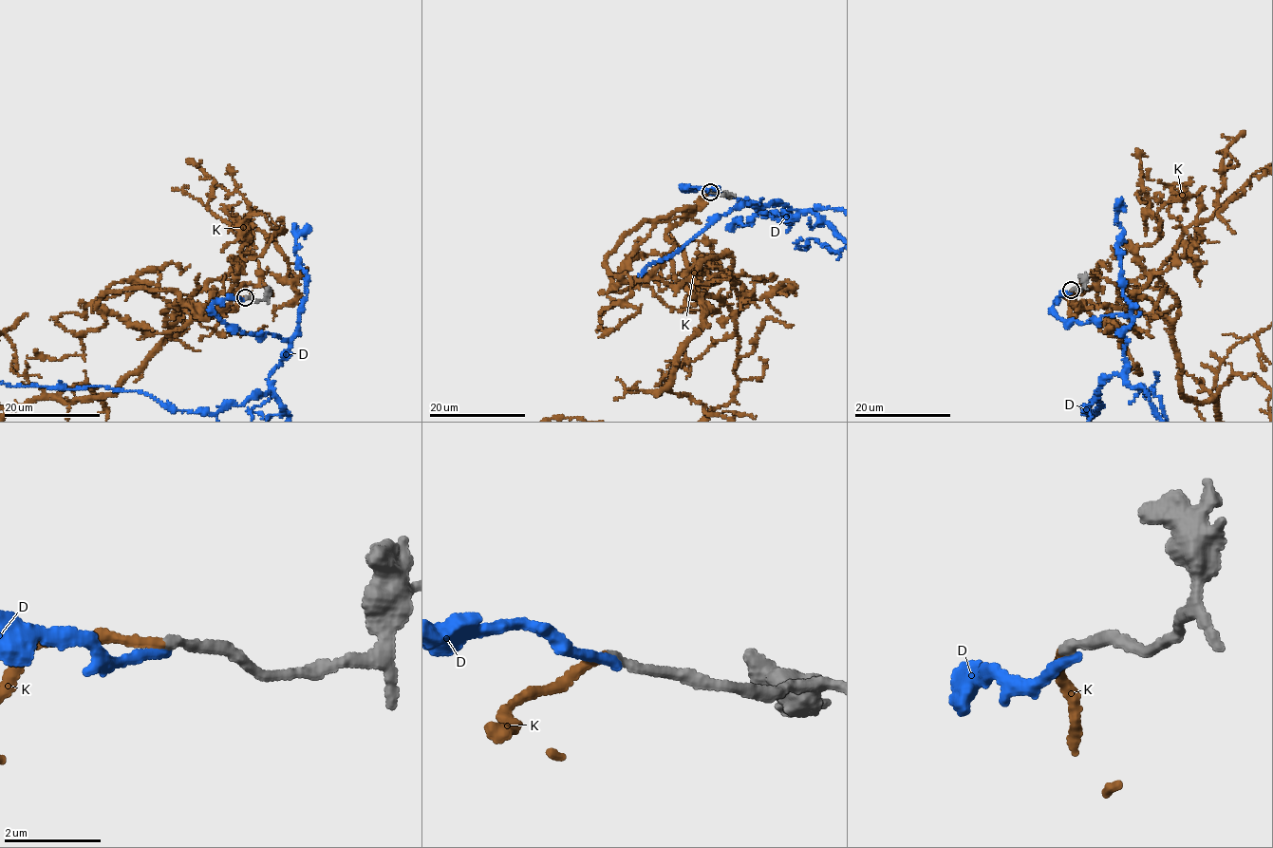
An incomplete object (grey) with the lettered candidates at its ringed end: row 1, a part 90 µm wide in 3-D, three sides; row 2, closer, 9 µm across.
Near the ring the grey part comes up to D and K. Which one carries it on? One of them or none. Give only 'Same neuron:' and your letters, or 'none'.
Same neuron: K

